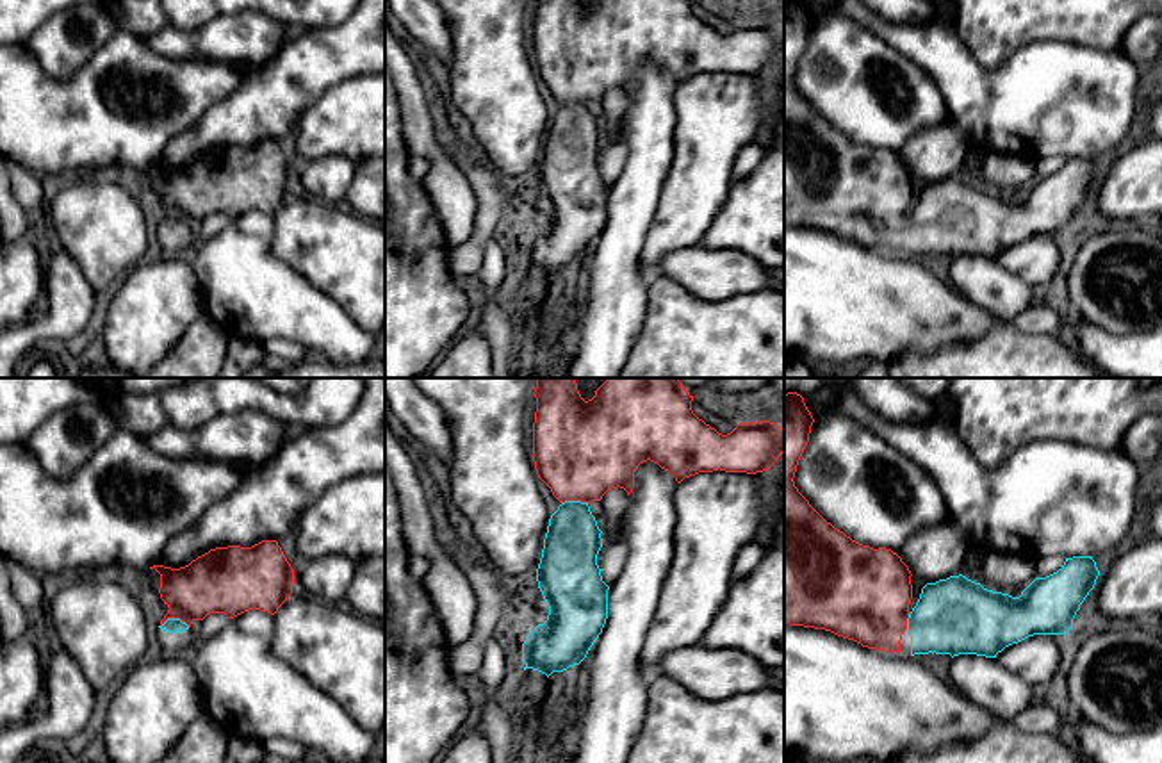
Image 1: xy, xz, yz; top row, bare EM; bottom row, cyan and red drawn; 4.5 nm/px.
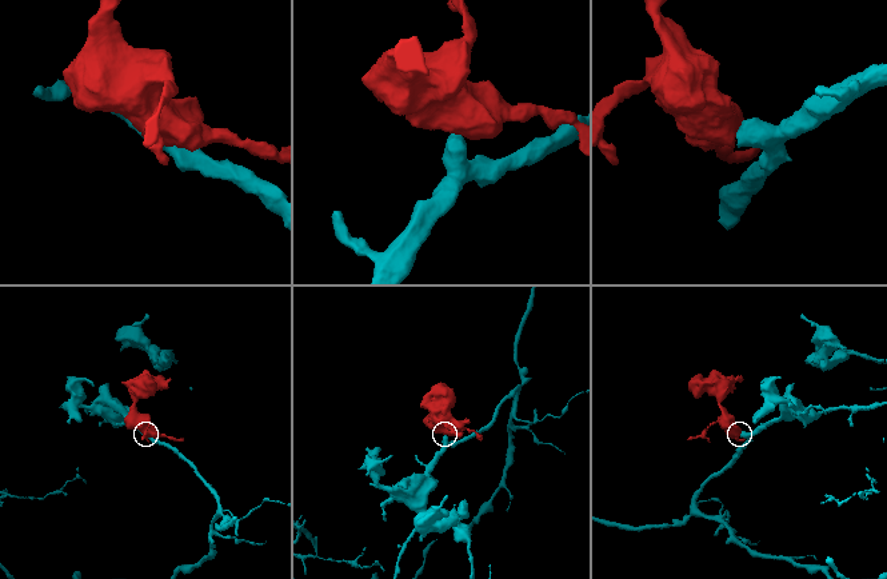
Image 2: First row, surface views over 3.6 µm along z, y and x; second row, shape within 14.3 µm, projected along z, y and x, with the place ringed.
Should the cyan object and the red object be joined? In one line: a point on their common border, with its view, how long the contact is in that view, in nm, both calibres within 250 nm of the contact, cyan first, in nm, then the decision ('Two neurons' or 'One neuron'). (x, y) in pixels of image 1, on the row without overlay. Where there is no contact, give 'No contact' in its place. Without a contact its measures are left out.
Touches cyan at xy (175, 220). Shared border 140 nm. Thickness 60 nm (cyan) against 280 nm. One neuron

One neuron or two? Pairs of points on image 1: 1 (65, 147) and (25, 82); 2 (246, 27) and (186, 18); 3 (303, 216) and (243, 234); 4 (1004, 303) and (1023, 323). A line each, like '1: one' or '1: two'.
1: one
2: two
3: two
4: two

